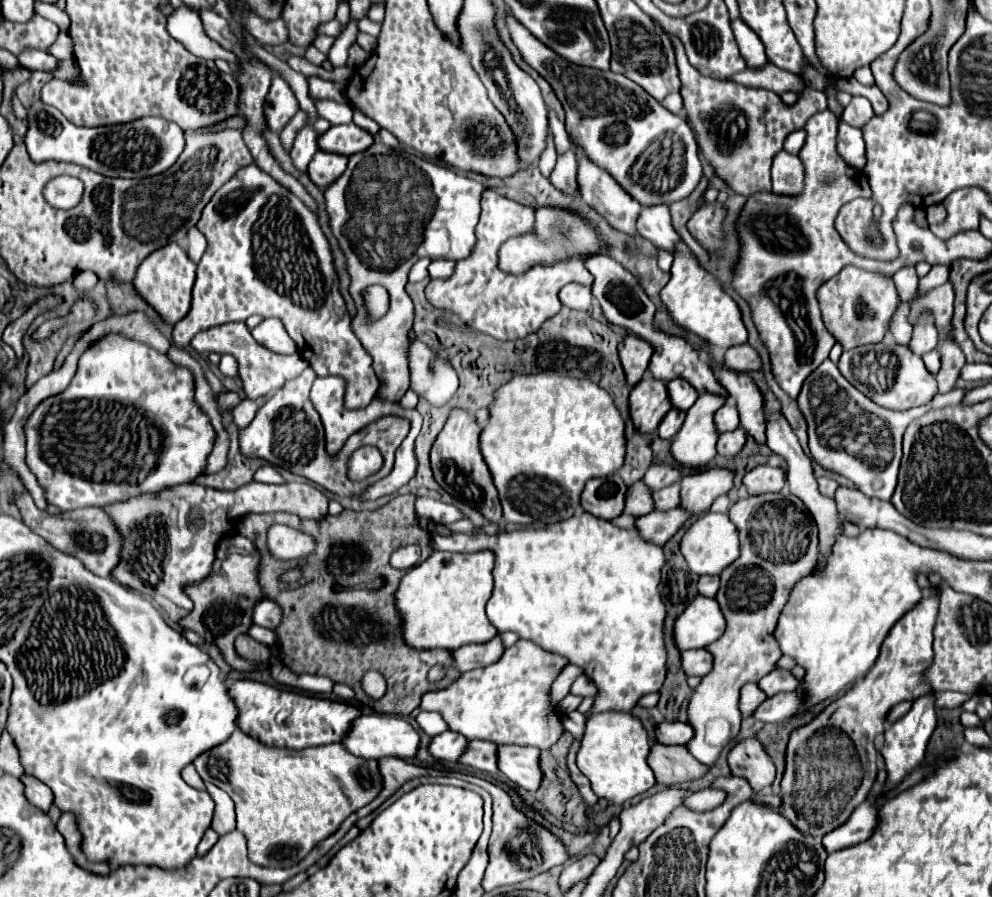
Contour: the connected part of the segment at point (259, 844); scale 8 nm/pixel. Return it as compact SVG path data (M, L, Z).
M236 729L228 741L198 755L194 759L194 765L190 763L182 769L182 779L188 785L192 785L196 789L206 789L204 781L200 777L208 783L214 783L216 787L220 787L222 791L226 791L232 797L232 801L236 805L236 821L238 821L236 829L240 833L244 833L244 837L246 837L248 859L262 867L296 865L310 853L310 849L316 843L320 843L322 839L332 835L350 813L368 805L380 793L380 787L382 787L382 779L380 779L376 761L374 759L366 761L366 759L354 757L340 743L306 747L306 749L294 751L294 749L262 745L262 743L254 741L252 737L248 737L246 733L242 733L240 729Z

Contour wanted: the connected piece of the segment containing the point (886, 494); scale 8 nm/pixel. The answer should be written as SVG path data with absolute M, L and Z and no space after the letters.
M826 359L812 375L804 381L798 395L798 409L808 423L808 447L818 465L826 471L834 471L850 479L864 495L876 497L880 501L890 501L896 489L898 467L902 457L902 435L906 427L922 417L926 411L946 405L958 405L964 397L962 389L952 389L942 395L936 393L930 403L912 407L908 411L892 411L872 403L866 395L856 391L836 369L836 365Z

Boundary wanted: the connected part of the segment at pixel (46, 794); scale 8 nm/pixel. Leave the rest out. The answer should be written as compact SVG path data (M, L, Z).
M24 775L24 777L22 777L22 783L24 783L24 787L26 787L26 797L28 797L28 801L30 801L34 807L38 807L40 811L48 813L52 801L54 801L52 789L50 789L48 785L44 785L42 781L38 781L36 777L32 777L32 775Z

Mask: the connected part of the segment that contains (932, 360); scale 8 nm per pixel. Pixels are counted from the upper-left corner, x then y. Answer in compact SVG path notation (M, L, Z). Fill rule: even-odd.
M934 349L934 351L926 353L922 359L924 359L924 365L928 367L928 371L932 371L932 375L936 375L938 369L940 369L940 355L938 355L938 351Z

